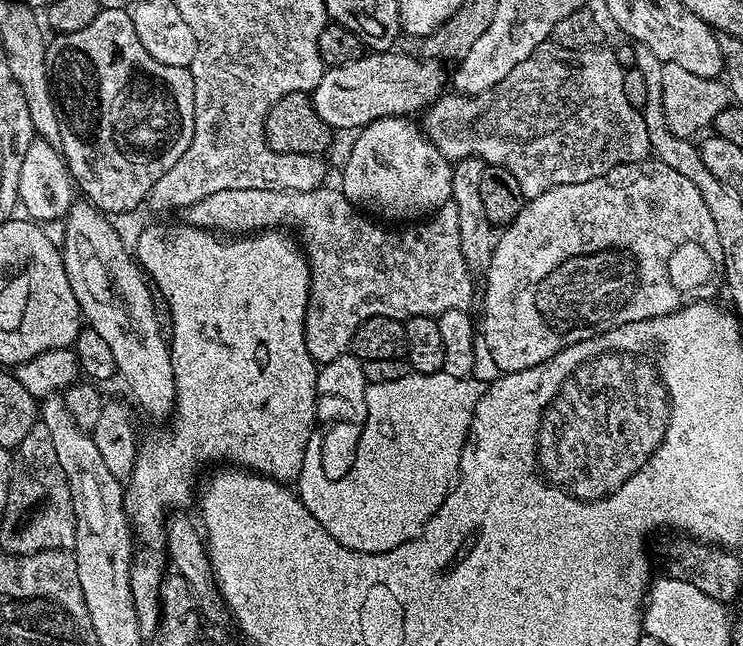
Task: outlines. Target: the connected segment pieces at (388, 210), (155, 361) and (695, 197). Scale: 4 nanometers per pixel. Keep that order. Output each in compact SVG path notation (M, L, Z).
M387 116L359 129L355 133L356 141L353 142L352 149L348 152L344 173L341 174L340 181L338 181L344 197L353 206L384 222L389 222L388 220L416 222L421 218L431 217L452 198L450 190L452 164L429 142L421 125L419 123L411 124L410 121L411 119L403 116Z
M73 203L63 221L62 255L66 278L70 278L70 290L74 290L74 298L78 298L81 317L86 321L87 327L98 330L99 336L110 345L119 379L128 383L128 388L141 410L148 412L156 420L164 416L171 417L176 406L176 375L172 365L172 350L169 341L160 337L160 320L156 317L158 308L151 300L149 281L133 253L124 249L124 240L120 237L119 230L108 220L111 219L93 204Z
M649 158L637 164L614 166L614 170L610 170L598 178L590 178L590 182L574 182L570 186L554 186L554 190L546 190L546 194L538 194L537 196L531 197L531 199L525 203L523 210L518 214L518 218L514 218L514 222L507 225L507 227L499 233L496 249L490 258L490 266L486 273L486 279L488 279L488 285L482 288L482 300L484 296L484 332L482 328L482 348L483 351L484 348L488 351L489 358L500 367L499 371L501 373L517 372L518 370L530 370L530 366L538 366L542 362L554 358L554 354L566 350L566 346L574 346L586 338L594 338L598 334L614 330L618 326L626 326L630 322L642 322L646 318L658 318L659 316L665 316L671 312L677 312L679 308L684 307L685 304L699 301L701 297L703 297L700 296L703 292L708 295L705 297L715 297L712 295L714 295L719 288L721 291L722 285L724 284L724 251L722 250L722 242L718 242L718 229L714 226L714 218L710 218L710 209L707 208L706 202L702 202L702 194L698 194L698 189L696 189L683 174L678 174L674 170L670 170L670 166L666 166L661 160Z

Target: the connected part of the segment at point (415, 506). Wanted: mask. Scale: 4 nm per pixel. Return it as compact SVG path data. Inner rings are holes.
M442 371L435 372L429 376L409 374L398 378L394 382L369 384L366 390L366 410L368 413L360 429L360 440L356 443L356 455L352 457L352 465L348 473L337 480L326 478L326 474L322 470L320 440L314 438L308 443L306 454L302 458L302 466L300 467L298 495L300 501L306 506L306 510L310 514L314 514L314 518L318 518L318 522L326 530L326 534L330 534L330 538L334 538L339 544L350 549L351 552L389 552L424 533L424 527L430 522L430 518L434 513L440 509L442 502L448 496L448 491L455 484L456 477L460 475L460 451L466 442L468 433L472 430L472 415L486 387L485 381L482 382L476 379L454 378Z

